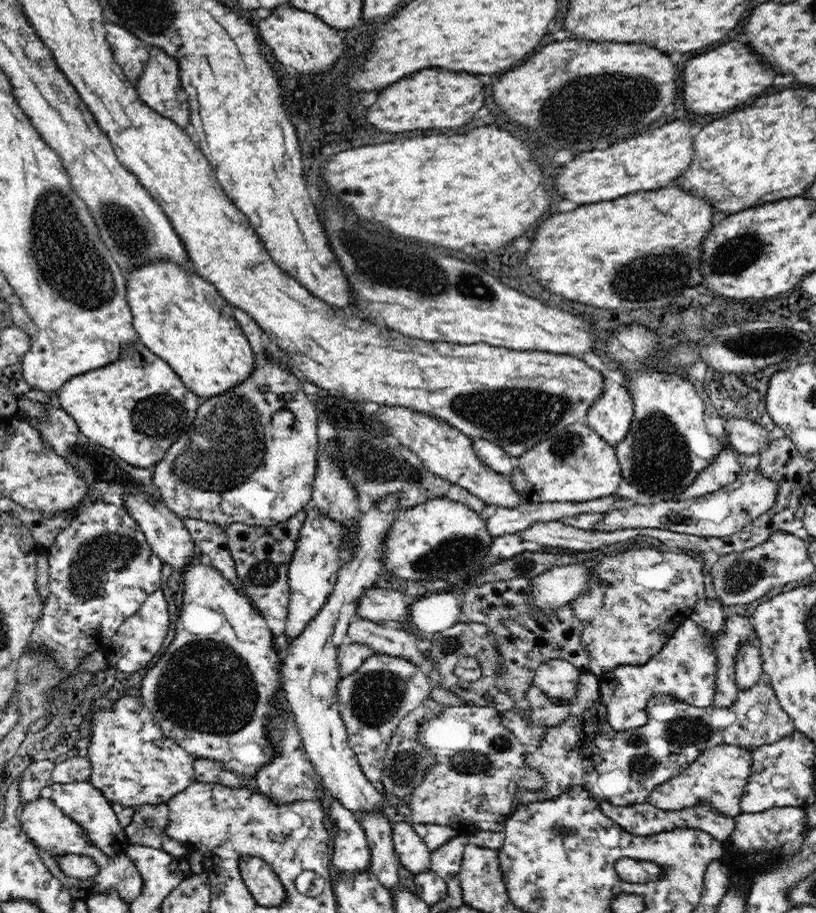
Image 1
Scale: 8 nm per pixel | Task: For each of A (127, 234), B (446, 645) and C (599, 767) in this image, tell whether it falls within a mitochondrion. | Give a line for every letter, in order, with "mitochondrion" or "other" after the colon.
A: mitochondrion
B: mitochondrion
C: other

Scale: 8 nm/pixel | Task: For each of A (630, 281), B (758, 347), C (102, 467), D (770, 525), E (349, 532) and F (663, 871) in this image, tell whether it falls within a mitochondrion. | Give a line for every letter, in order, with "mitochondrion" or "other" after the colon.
A: mitochondrion
B: mitochondrion
C: mitochondrion
D: other
E: other
F: other

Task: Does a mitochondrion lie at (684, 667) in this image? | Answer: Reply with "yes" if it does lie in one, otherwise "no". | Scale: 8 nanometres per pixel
yes

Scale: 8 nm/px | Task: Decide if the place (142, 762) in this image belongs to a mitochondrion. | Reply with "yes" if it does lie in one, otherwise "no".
no

